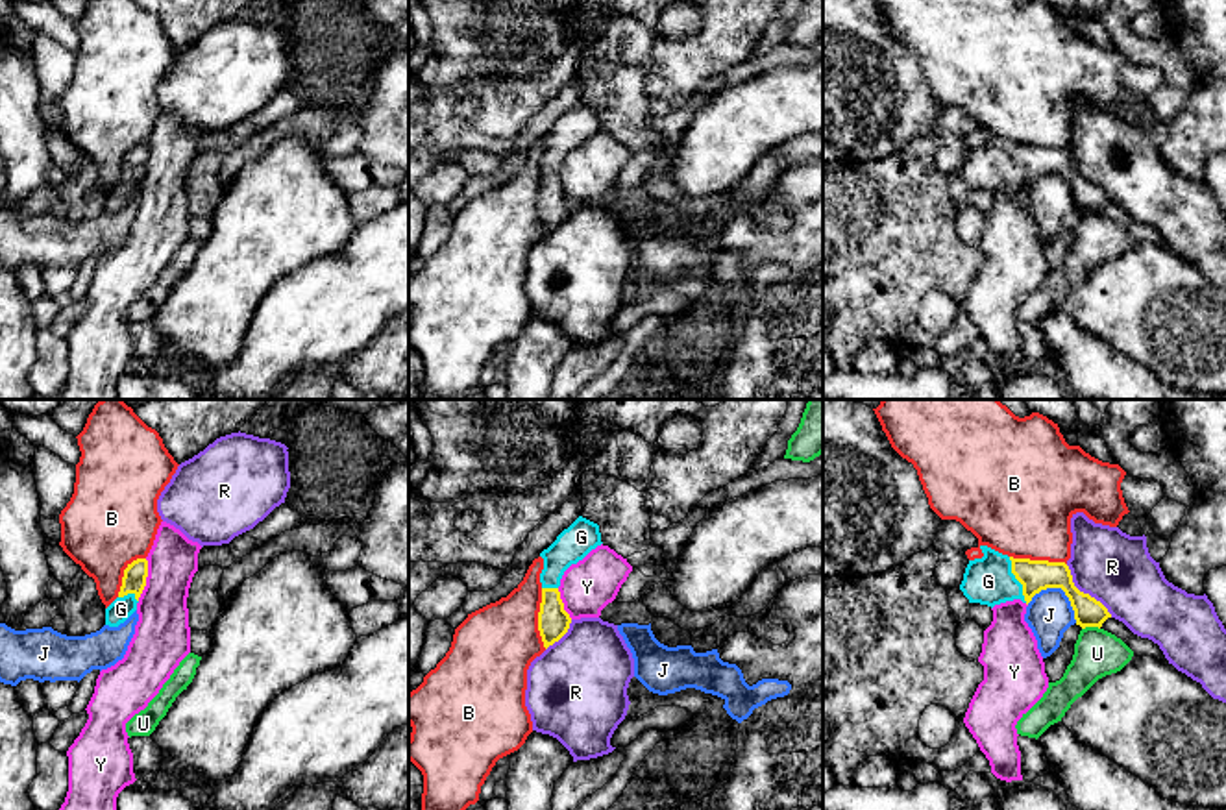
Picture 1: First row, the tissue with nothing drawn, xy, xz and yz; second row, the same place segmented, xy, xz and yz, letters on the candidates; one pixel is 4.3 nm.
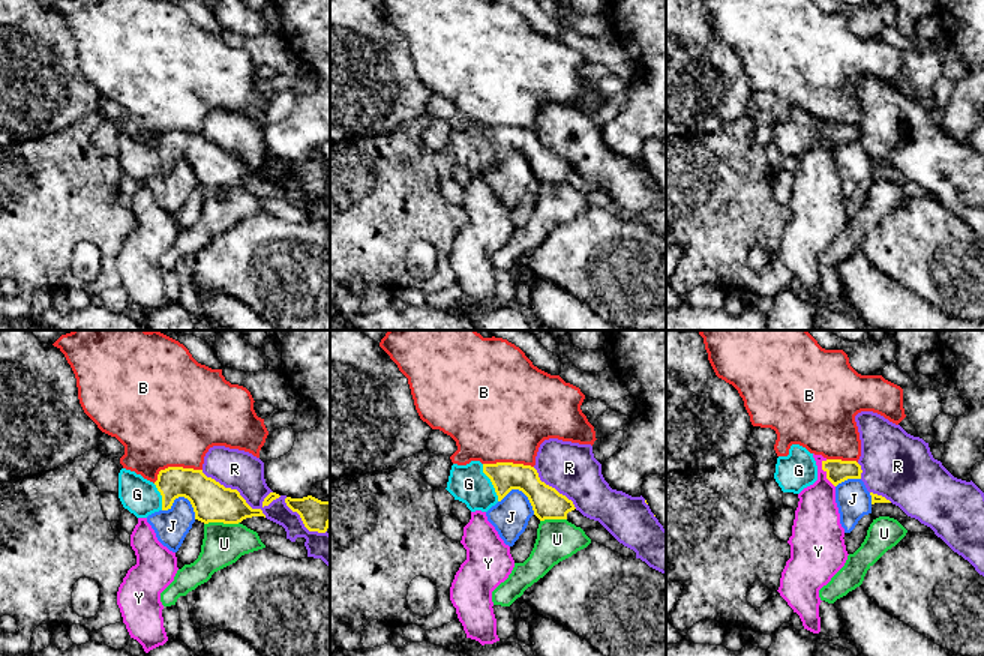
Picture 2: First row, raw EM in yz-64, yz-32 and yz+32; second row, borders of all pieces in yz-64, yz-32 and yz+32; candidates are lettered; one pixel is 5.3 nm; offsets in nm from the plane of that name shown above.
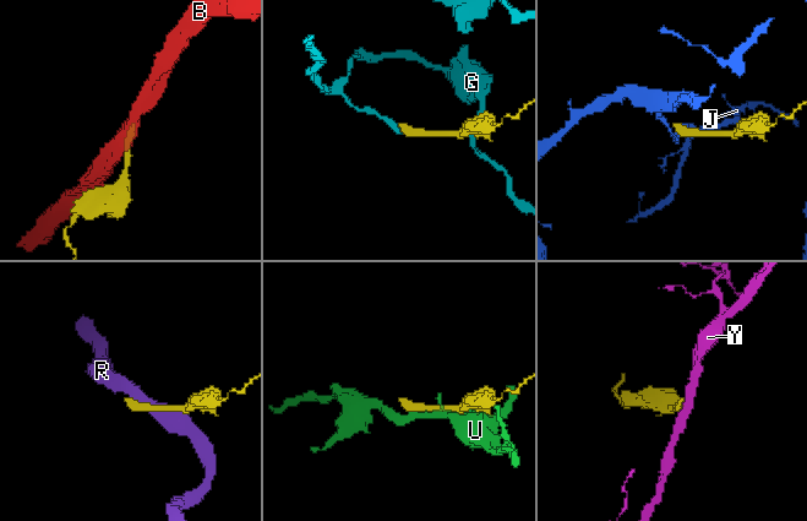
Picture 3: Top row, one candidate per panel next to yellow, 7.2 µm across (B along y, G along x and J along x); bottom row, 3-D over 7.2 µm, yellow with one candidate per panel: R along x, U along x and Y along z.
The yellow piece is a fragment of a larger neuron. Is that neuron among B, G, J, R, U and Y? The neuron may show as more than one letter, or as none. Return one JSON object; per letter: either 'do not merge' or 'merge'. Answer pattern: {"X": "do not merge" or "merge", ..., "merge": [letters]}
{"B": "do not merge", "G": "merge", "J": "do not merge", "R": "do not merge", "U": "do not merge", "Y": "do not merge", "merge": ["G"]}

